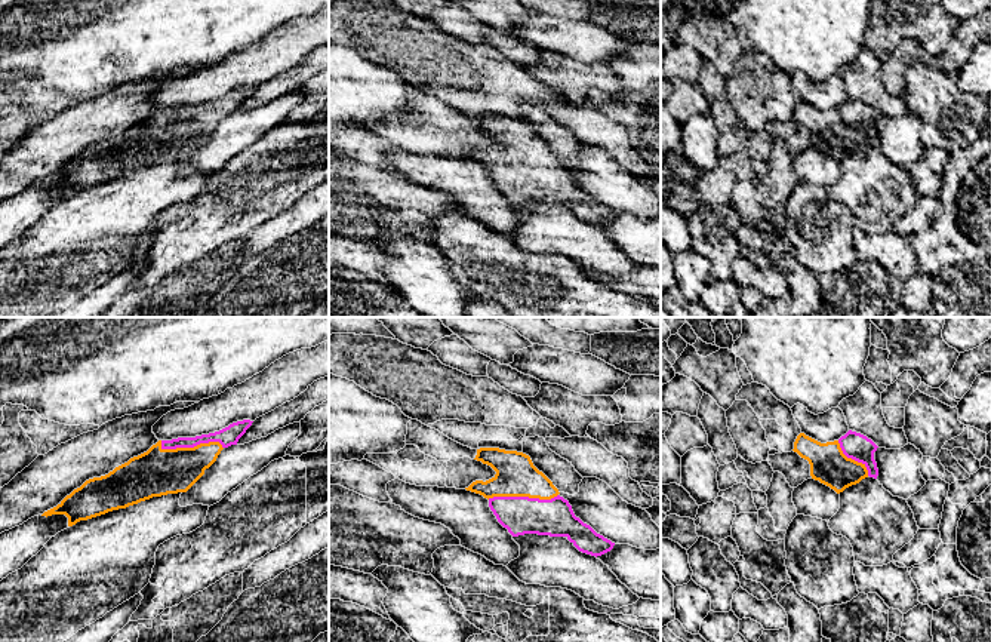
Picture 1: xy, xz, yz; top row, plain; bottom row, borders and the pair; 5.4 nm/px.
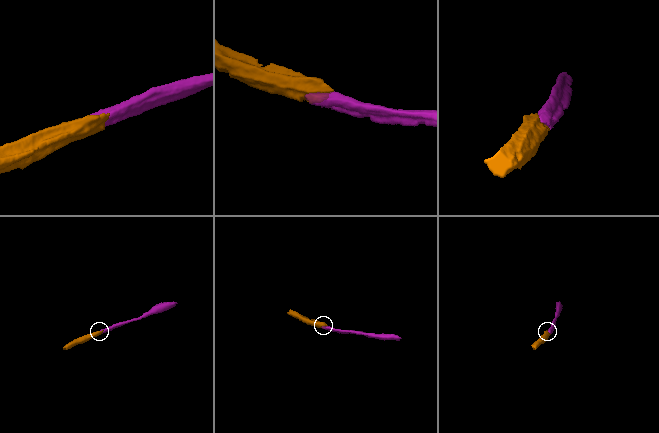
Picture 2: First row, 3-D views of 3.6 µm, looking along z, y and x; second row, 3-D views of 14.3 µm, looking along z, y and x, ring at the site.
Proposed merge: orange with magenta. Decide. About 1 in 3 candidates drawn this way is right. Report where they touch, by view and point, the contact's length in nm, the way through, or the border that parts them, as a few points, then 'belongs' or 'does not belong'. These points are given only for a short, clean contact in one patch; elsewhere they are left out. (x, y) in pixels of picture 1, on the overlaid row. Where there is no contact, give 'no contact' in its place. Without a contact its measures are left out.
contact xy (190, 448); length 340 nm; belongs

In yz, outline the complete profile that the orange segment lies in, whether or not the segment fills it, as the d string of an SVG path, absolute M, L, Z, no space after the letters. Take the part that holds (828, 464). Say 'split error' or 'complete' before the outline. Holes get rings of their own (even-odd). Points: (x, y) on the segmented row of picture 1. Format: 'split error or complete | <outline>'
split error | M849 430L838 440L827 443L800 433L793 451L809 461L812 479L840 494L868 476L877 479L877 448L867 436Z

